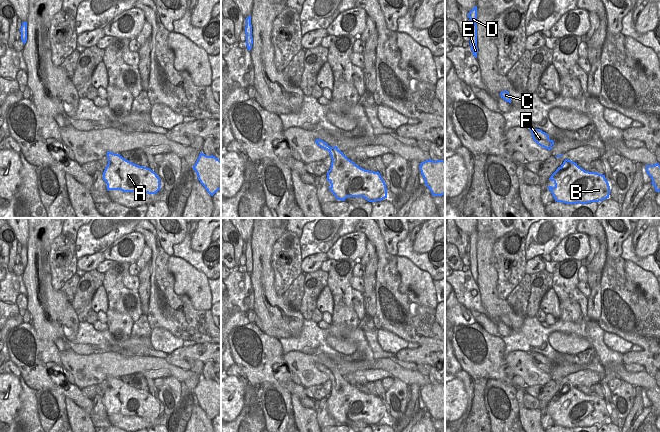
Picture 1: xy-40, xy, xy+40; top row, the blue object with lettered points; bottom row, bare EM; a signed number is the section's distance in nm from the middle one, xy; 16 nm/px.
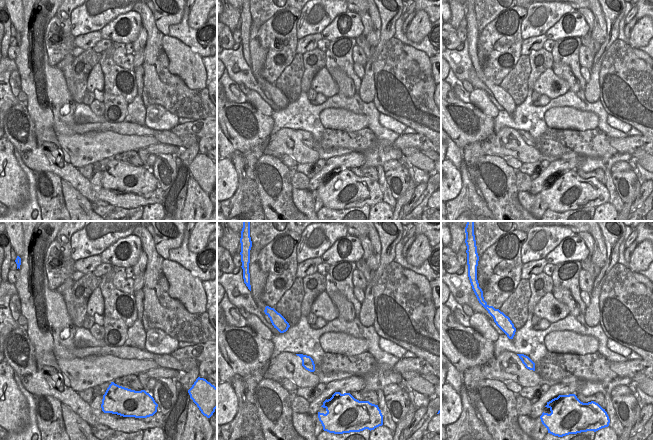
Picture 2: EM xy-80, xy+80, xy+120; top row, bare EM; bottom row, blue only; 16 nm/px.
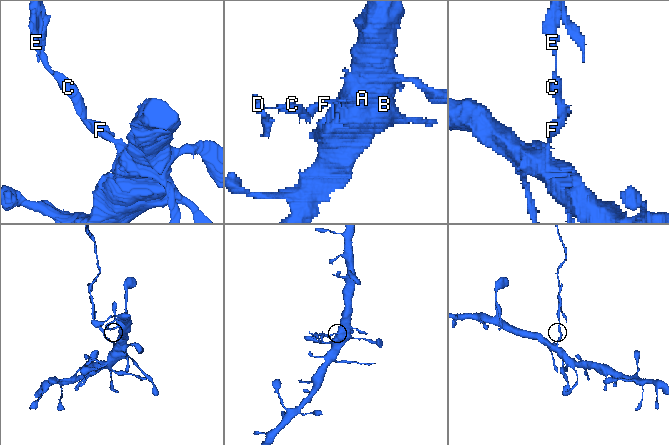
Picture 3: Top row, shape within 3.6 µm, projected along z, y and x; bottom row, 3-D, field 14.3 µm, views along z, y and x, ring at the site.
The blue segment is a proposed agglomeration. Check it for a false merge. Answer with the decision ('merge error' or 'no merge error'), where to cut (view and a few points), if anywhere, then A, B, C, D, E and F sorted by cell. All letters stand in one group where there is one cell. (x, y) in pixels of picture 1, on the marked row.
merge error | xy (331, 147), (329, 151) | A B / C D E F

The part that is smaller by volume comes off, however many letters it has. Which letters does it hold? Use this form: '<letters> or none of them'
C, D, E, F

